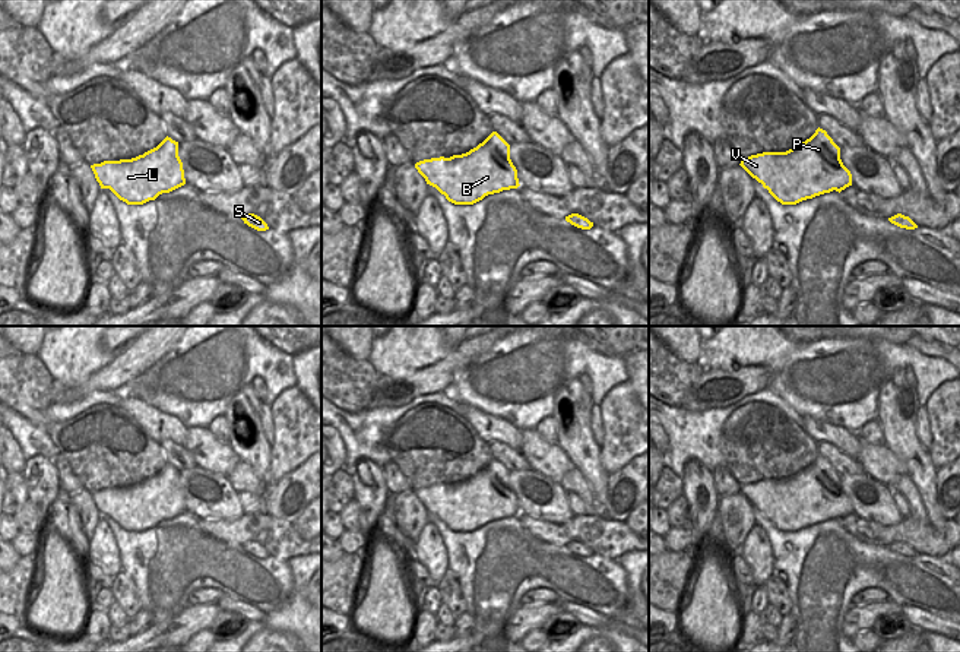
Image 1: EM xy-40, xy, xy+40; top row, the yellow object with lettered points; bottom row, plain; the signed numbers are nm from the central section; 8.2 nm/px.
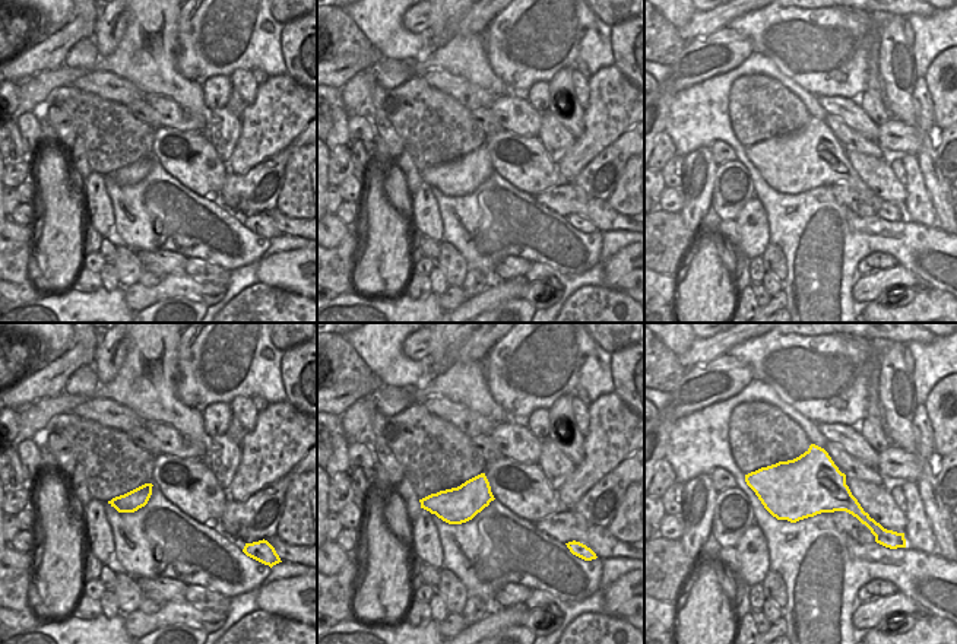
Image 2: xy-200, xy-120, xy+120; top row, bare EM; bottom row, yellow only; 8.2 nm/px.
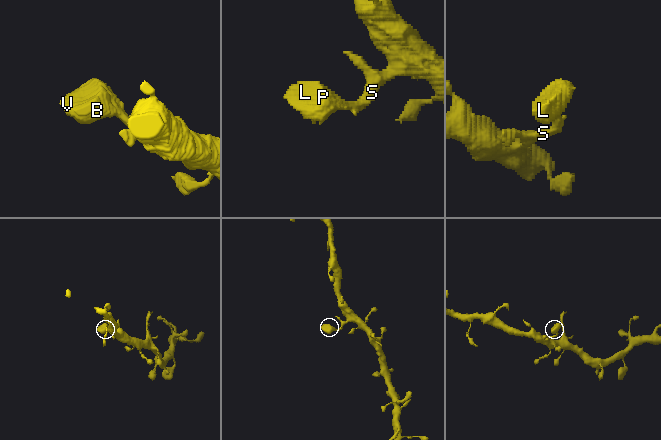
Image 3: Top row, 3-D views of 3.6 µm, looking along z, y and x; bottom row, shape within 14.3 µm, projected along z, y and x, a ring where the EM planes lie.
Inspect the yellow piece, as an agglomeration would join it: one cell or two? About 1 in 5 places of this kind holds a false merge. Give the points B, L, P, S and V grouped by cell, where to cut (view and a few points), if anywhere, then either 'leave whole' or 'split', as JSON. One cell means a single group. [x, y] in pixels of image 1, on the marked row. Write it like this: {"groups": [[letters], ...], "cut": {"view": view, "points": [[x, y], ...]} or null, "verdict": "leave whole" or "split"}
{"groups": [["B", "L", "P", "S", "V"]], "cut": null, "verdict": "leave whole"}

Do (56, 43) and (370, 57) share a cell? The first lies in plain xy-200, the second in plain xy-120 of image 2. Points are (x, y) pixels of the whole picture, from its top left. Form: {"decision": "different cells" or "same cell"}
{"decision": "same cell"}

